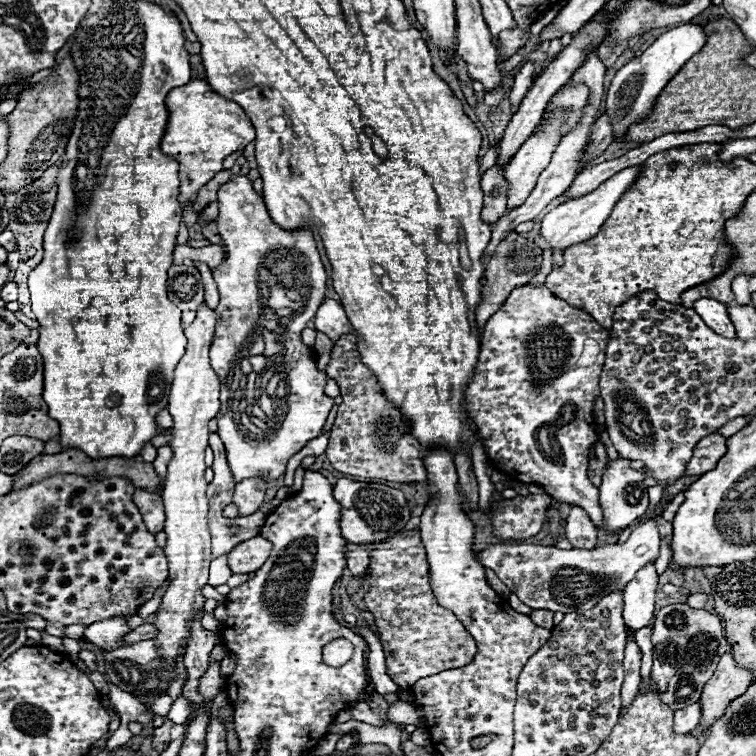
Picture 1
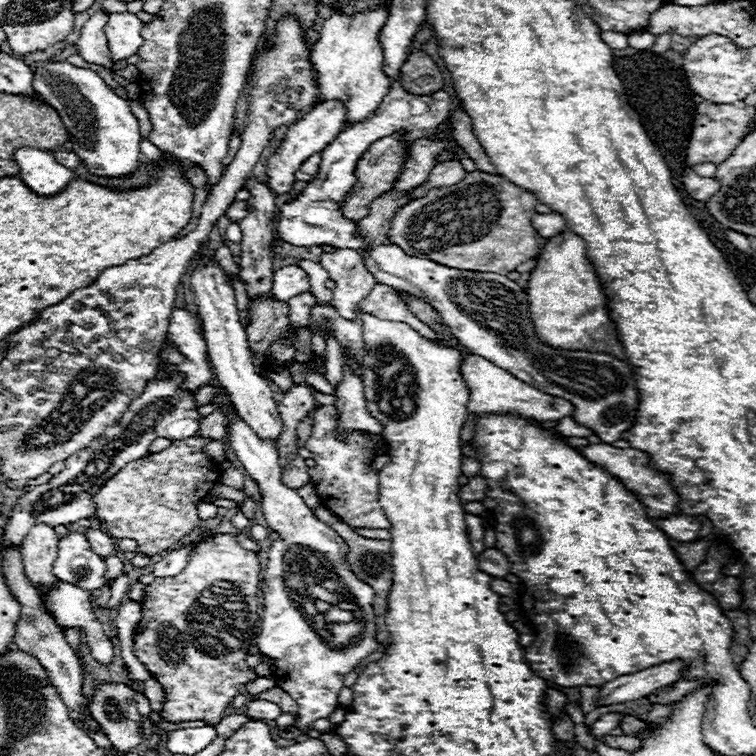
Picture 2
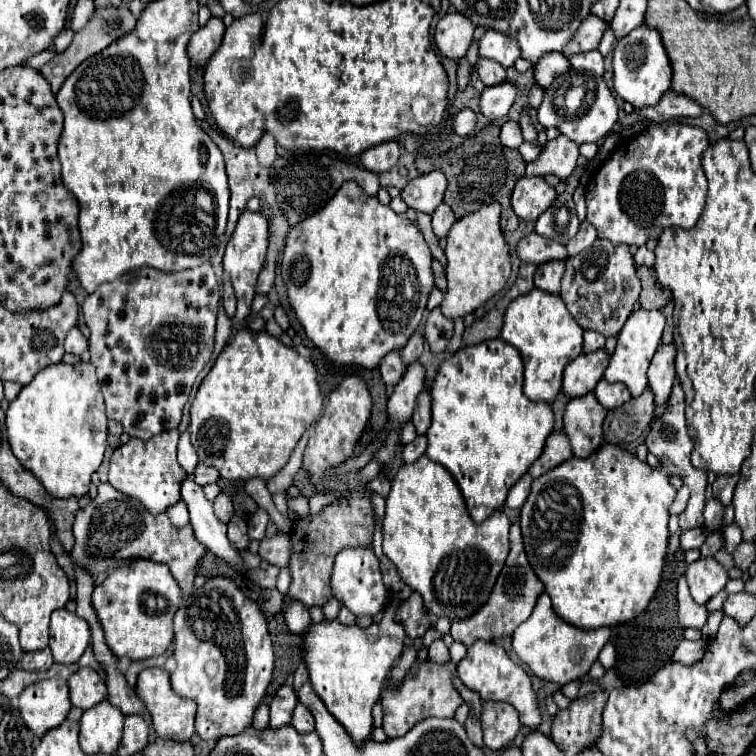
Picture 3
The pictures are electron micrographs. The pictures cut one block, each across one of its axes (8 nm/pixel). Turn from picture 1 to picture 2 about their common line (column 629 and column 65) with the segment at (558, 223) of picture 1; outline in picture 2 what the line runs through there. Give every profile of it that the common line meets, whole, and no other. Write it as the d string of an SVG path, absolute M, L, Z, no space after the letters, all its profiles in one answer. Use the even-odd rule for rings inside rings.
M20 148L12 154L12 160L20 168L20 180L38 196L56 196L76 178L72 170L62 168L46 150Z

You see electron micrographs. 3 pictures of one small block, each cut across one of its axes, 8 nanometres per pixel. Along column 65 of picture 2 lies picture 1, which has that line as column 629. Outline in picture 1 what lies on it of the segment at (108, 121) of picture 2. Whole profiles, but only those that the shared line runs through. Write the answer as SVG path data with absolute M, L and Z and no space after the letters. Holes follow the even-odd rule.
M686 22L686 24L680 24L664 34L660 34L638 58L630 60L628 64L624 64L610 88L608 88L608 98L606 98L606 112L610 116L610 122L614 126L614 136L616 140L620 140L628 126L634 124L636 120L642 120L650 114L658 94L662 92L662 88L674 78L674 74L698 52L702 50L702 46L706 44L708 36L704 32L704 26L700 24L692 24L692 22Z

